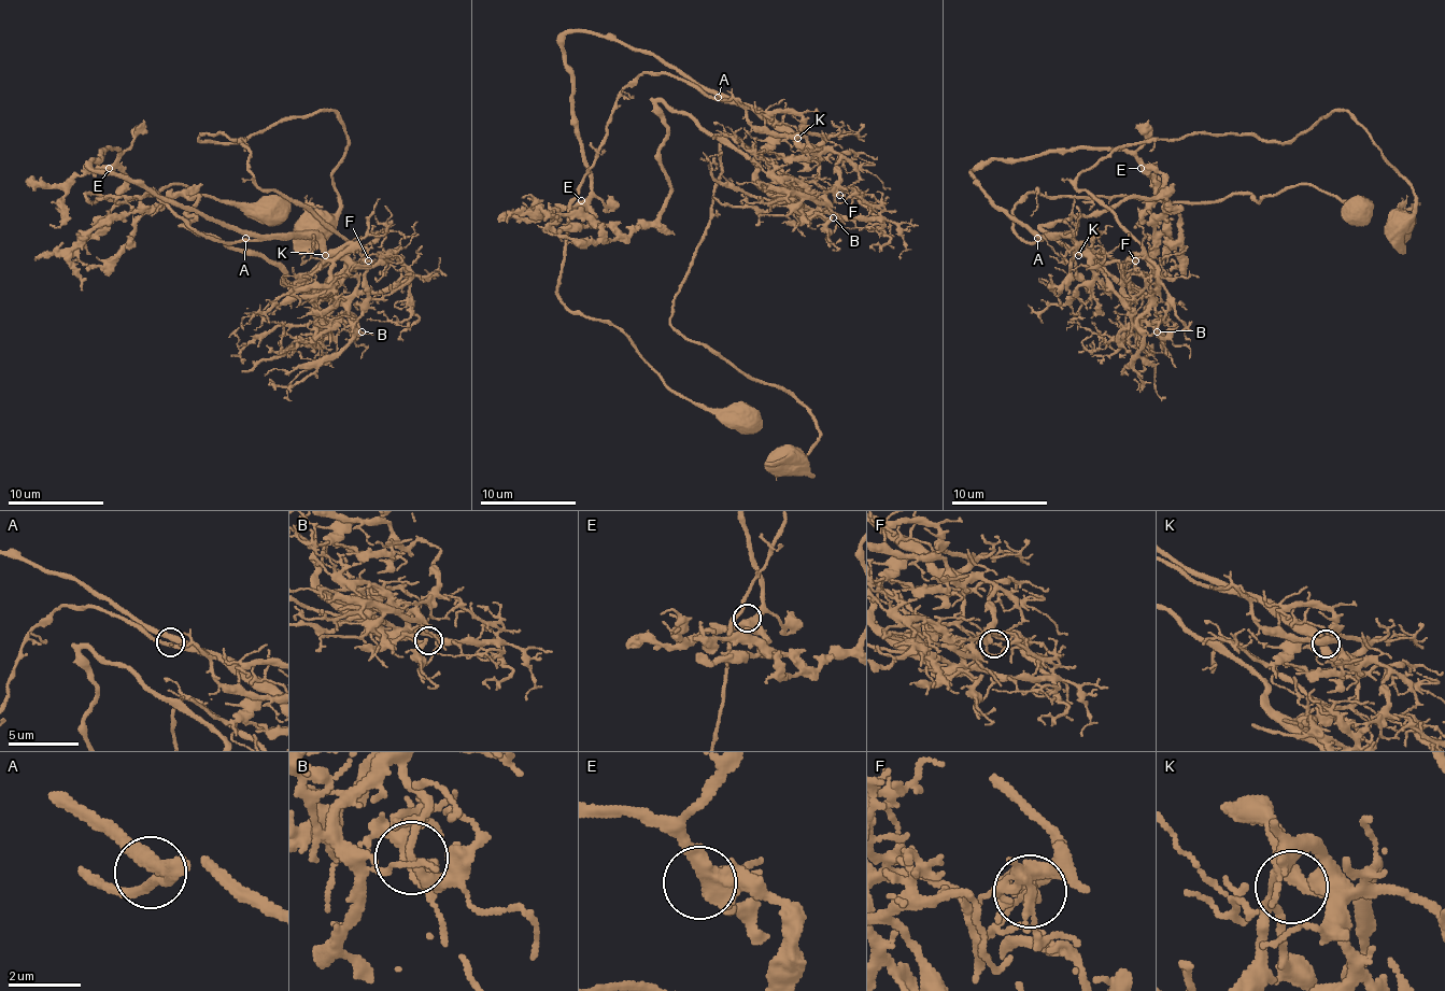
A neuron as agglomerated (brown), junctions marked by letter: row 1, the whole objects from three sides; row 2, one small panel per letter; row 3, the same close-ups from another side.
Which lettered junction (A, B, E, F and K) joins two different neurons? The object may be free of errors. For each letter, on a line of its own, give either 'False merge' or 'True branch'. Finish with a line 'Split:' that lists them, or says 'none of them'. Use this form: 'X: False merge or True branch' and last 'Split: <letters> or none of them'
A: True branch
B: True branch
E: True branch
F: False merge
K: True branch
Split: F

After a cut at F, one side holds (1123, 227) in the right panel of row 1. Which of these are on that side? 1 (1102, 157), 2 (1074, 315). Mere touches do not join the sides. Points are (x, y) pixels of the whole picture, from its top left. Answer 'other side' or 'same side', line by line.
1: same side
2: other side

